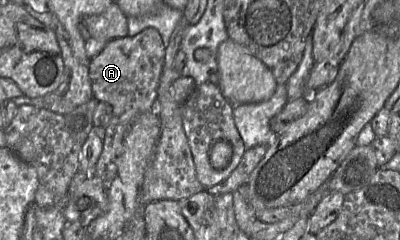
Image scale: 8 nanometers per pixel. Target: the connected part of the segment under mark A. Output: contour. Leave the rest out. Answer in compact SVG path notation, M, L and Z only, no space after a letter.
M146 28L135 36L109 40L100 54L88 62L93 98L112 106L112 118L105 128L103 151L96 164L94 175L109 189L117 177L116 159L132 122L139 115L156 110L157 90L165 59L165 48L159 32Z

